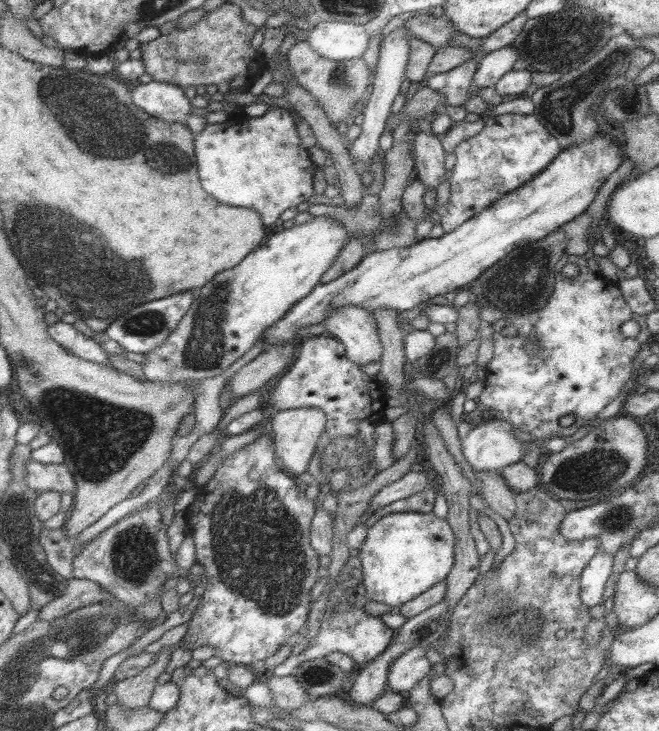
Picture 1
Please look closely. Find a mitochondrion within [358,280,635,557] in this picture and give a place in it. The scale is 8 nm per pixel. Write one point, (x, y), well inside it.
(576, 475)

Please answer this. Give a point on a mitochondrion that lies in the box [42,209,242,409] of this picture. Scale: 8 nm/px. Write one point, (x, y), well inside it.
(204, 351)

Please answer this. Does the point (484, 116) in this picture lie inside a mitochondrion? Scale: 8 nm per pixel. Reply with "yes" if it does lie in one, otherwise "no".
no

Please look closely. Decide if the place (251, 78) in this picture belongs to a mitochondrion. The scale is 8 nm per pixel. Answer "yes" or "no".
no

